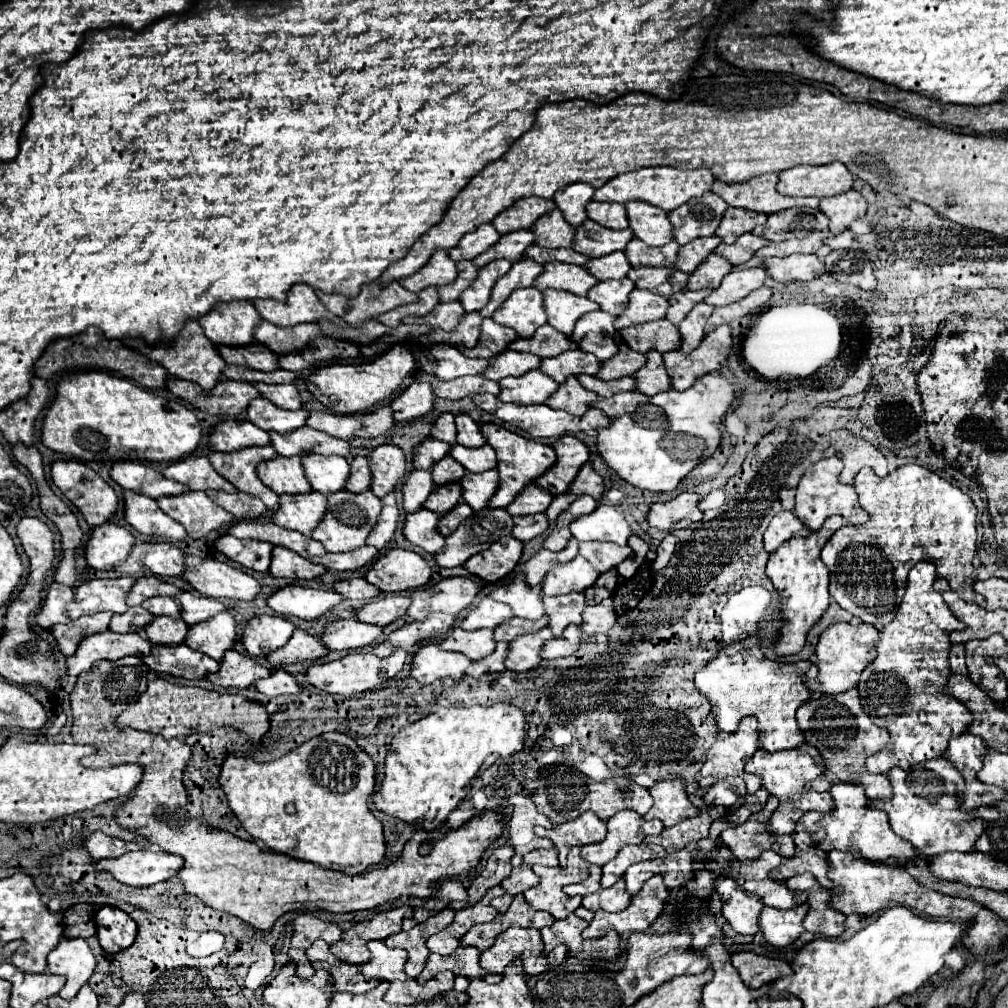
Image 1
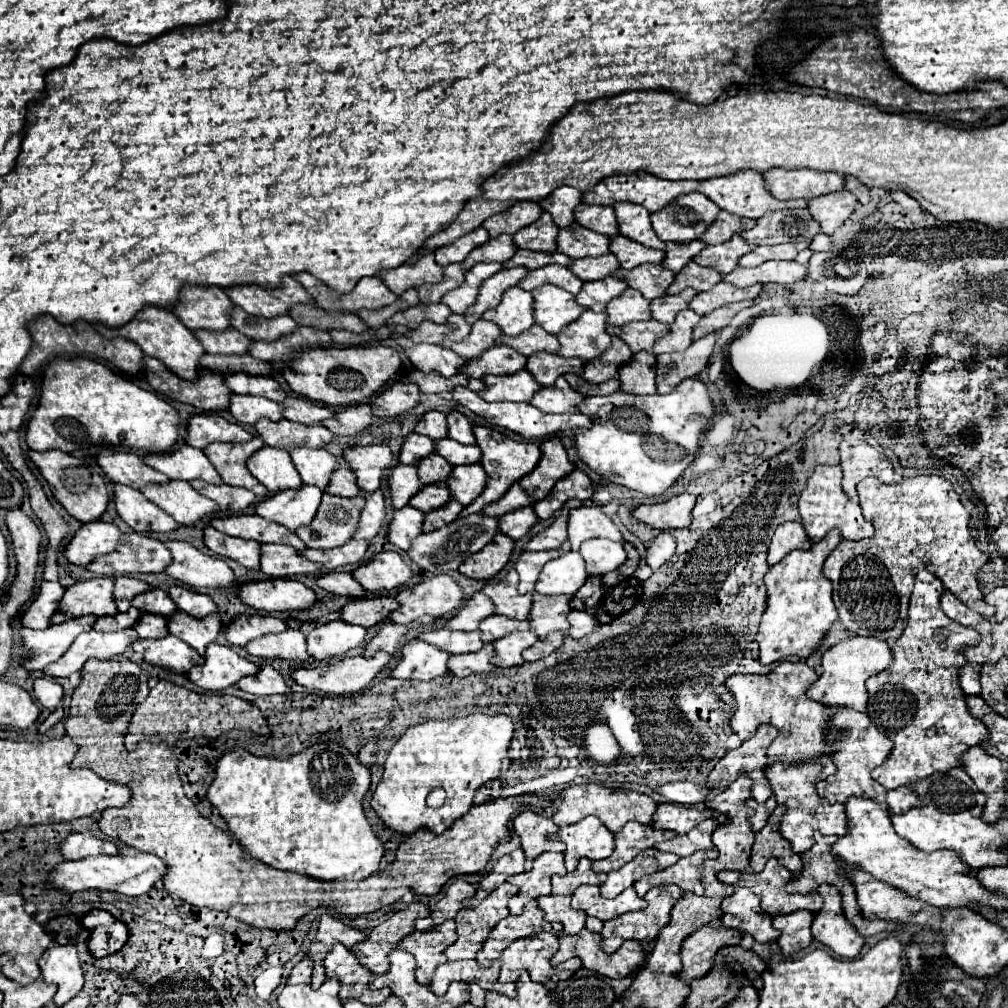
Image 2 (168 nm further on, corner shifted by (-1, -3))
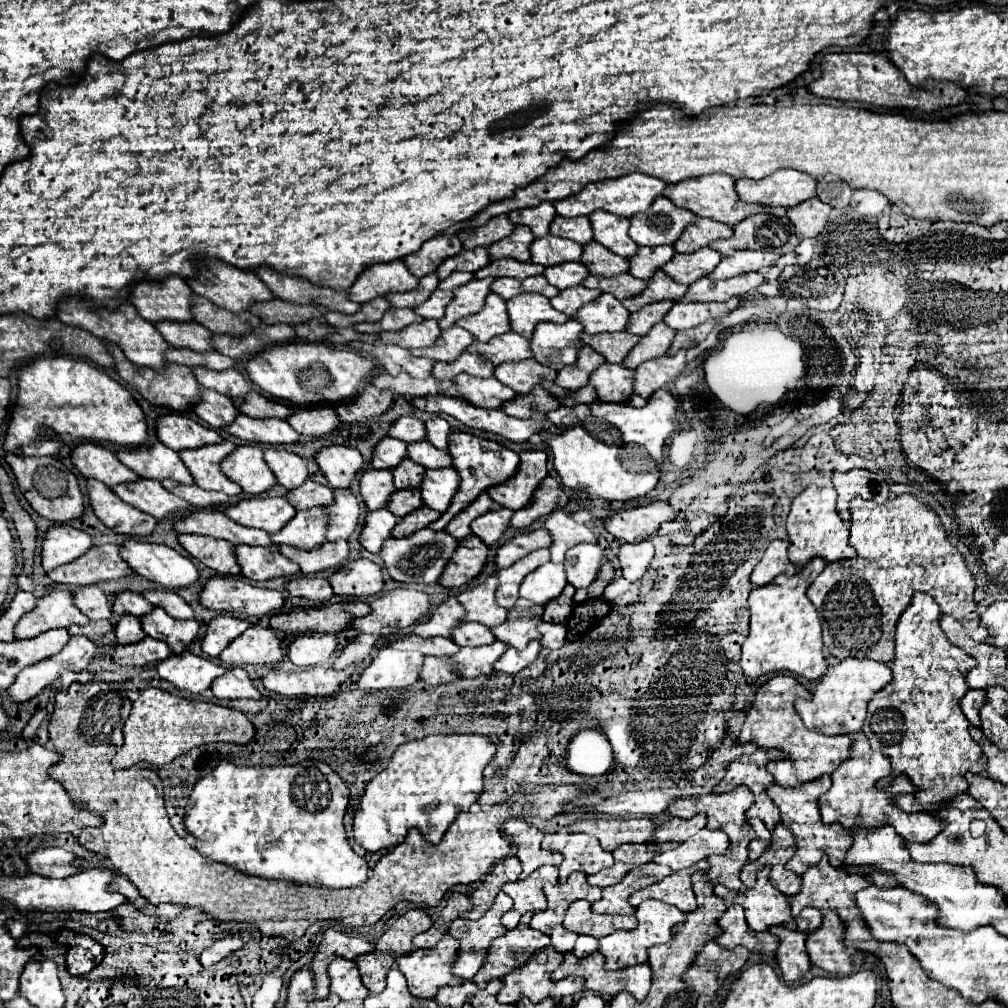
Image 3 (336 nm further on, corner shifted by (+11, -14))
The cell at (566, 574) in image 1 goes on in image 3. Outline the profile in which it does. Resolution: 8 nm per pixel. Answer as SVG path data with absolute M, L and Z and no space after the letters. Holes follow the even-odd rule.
M545 563L543 567L537 567L531 575L523 579L519 595L533 603L545 605L557 599L563 593L565 585L567 585L567 577L563 565Z

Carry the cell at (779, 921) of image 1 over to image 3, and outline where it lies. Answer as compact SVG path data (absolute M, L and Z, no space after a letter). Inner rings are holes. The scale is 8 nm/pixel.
M783 925L771 927L771 933L779 937L779 949L775 953L785 981L799 981L809 969L809 955L805 951L807 935L801 931L791 931Z

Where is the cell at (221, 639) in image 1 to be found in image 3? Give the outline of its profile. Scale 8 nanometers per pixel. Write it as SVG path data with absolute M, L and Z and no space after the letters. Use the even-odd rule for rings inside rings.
M153 609L149 615L141 617L143 631L159 641L165 641L175 655L181 655L197 639L199 623L195 619L173 619L163 609Z

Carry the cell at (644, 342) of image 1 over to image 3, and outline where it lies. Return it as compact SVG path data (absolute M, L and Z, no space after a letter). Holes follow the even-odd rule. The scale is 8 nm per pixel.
M619 331L619 333L599 333L599 335L585 333L581 339L585 345L599 351L607 359L607 363L623 363L623 359L639 343L641 337L629 331Z

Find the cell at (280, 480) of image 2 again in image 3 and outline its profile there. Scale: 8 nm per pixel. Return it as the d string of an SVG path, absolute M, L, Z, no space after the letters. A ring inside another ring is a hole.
M257 445L237 447L229 457L225 457L221 471L247 495L261 495L277 485L273 471L263 459L263 449Z

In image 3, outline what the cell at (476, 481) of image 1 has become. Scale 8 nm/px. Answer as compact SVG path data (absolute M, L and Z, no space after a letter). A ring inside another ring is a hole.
M429 469L425 471L421 495L427 507L443 513L453 501L453 495L459 491L459 473L449 469Z

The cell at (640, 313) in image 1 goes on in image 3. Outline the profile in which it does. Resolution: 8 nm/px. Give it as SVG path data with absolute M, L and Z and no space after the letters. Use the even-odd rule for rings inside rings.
M603 293L597 301L583 305L575 319L581 319L583 327L587 333L597 335L597 333L615 333L615 331L625 331L627 321L629 321L629 309L615 299L609 293Z

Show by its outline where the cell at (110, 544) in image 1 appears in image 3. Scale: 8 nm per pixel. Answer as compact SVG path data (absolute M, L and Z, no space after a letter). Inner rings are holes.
M53 525L53 529L47 531L43 541L41 565L45 571L53 571L61 565L73 563L91 547L93 539L85 531L79 531L71 525Z

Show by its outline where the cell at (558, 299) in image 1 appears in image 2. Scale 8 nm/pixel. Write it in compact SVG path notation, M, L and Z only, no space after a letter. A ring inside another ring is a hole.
M541 286L531 292L533 308L535 308L535 324L543 326L545 332L557 334L567 324L577 320L583 314L583 306L579 306L567 290L559 286Z

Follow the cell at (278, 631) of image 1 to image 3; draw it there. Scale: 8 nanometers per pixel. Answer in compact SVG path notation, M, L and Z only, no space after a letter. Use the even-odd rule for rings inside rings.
M231 615L215 617L209 623L207 633L203 637L203 651L211 657L219 657L219 653L227 647L227 643L231 643L231 639L245 633L249 627L253 627L253 623L245 619L237 619Z

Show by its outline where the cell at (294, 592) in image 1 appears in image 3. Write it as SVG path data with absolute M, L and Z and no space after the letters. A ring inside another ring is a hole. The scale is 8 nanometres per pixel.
M237 577L209 579L199 595L201 605L207 609L231 613L231 615L275 615L285 607L283 593L275 589L255 587Z

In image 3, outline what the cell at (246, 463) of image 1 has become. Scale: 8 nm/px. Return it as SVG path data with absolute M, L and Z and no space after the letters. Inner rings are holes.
M223 441L219 445L205 445L199 449L185 449L179 453L181 461L187 465L191 471L195 483L203 489L211 491L223 491L229 497L241 495L243 489L239 489L223 471L221 471L221 461L231 455L237 449L235 443Z

